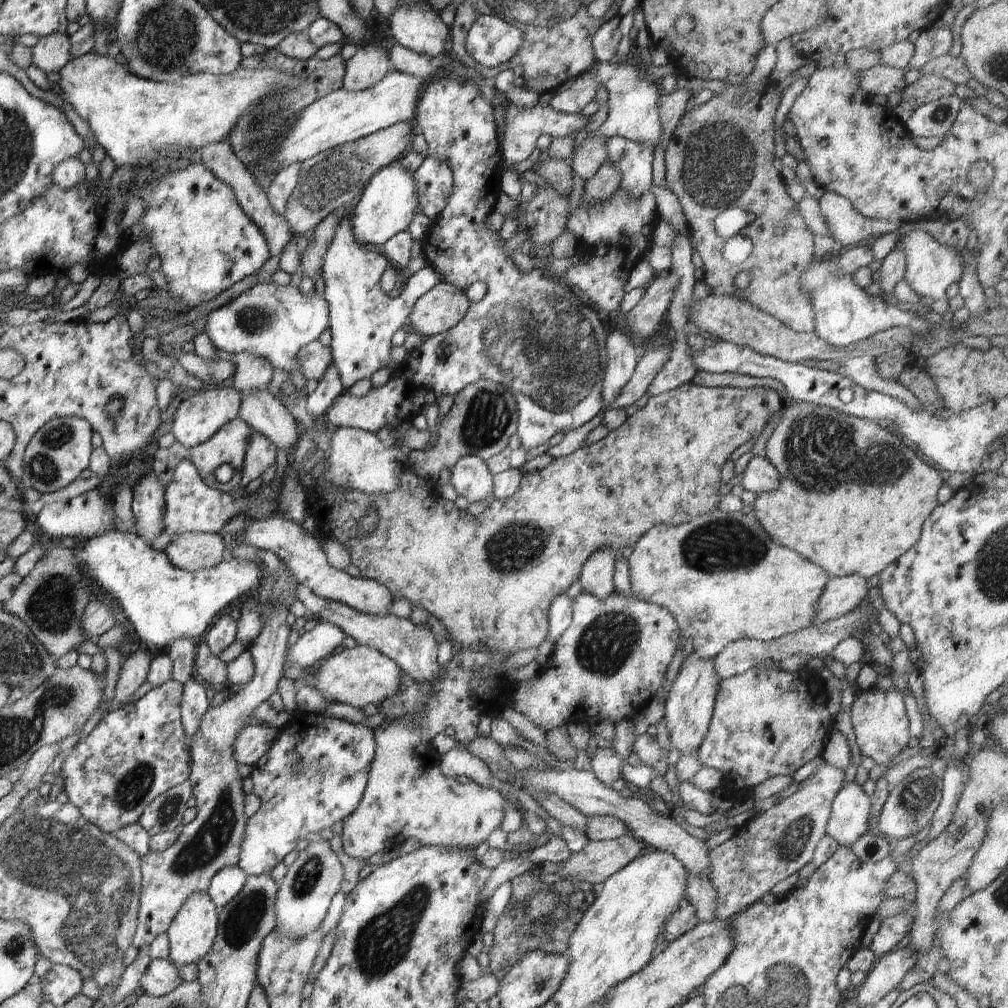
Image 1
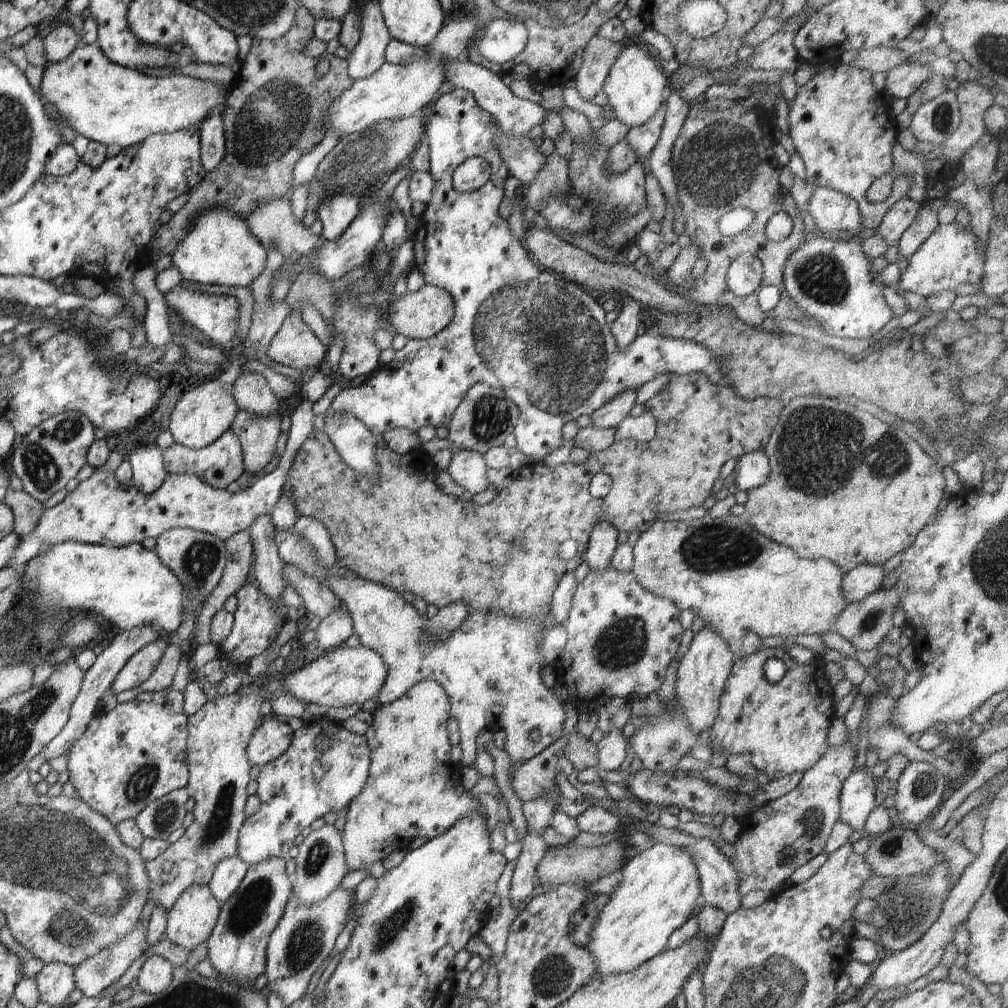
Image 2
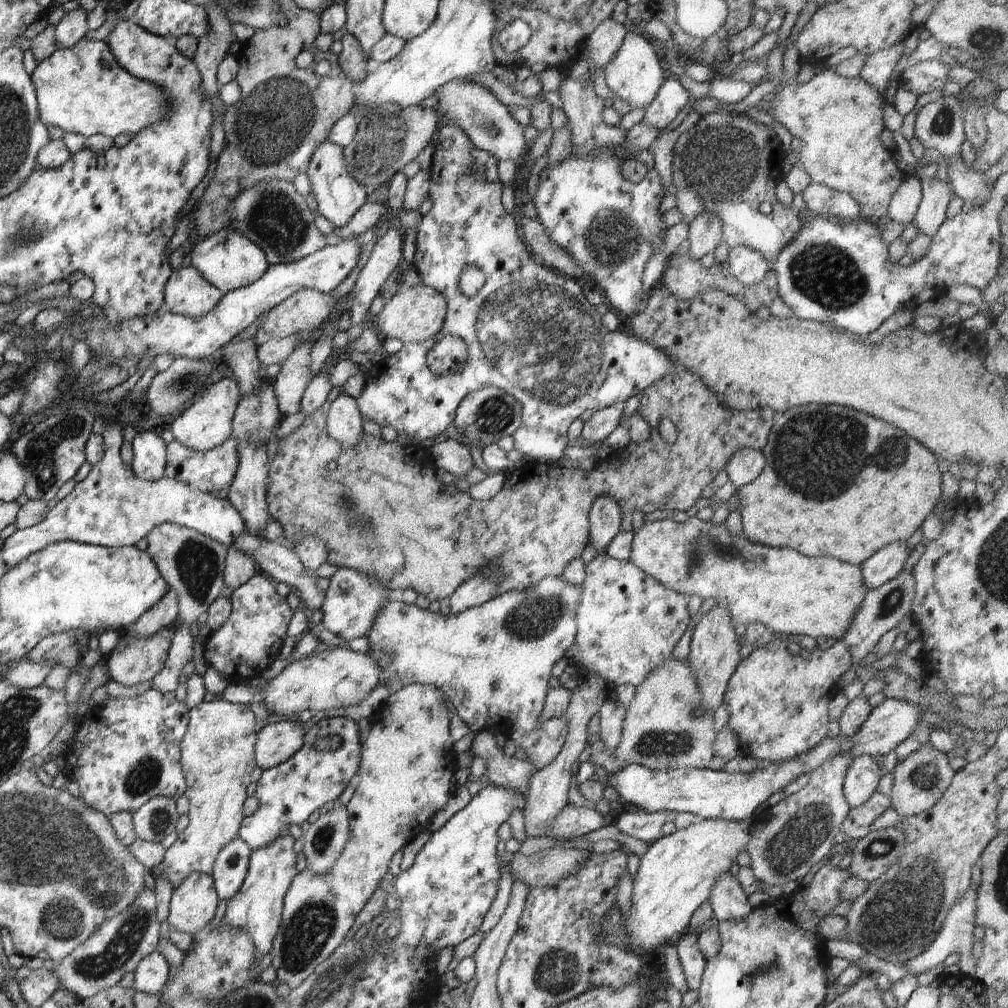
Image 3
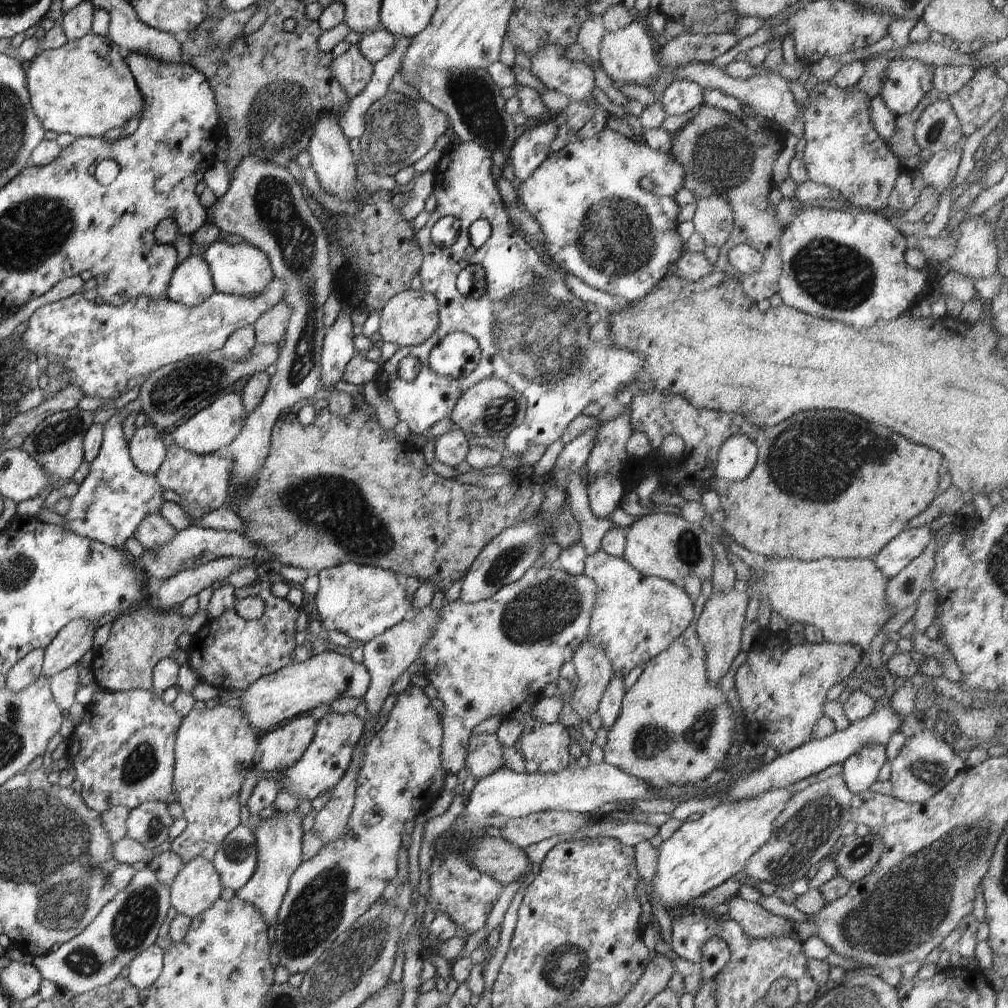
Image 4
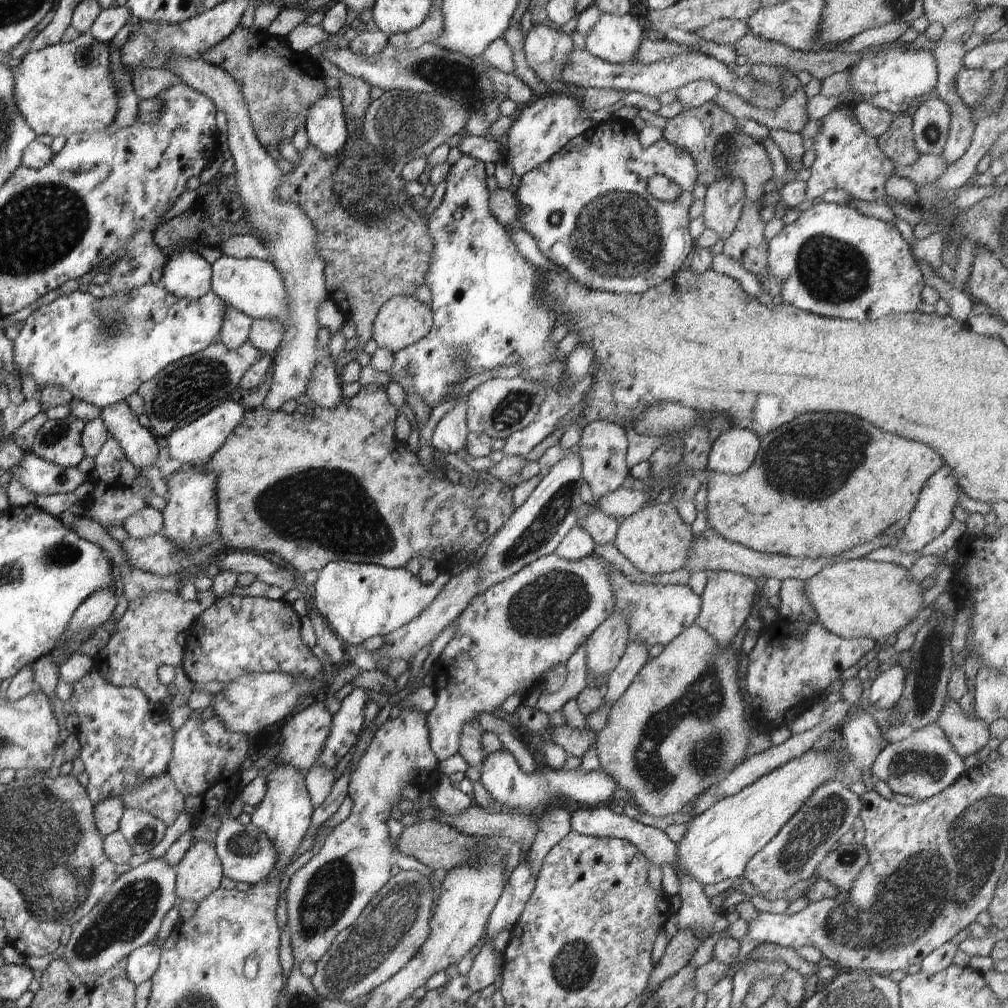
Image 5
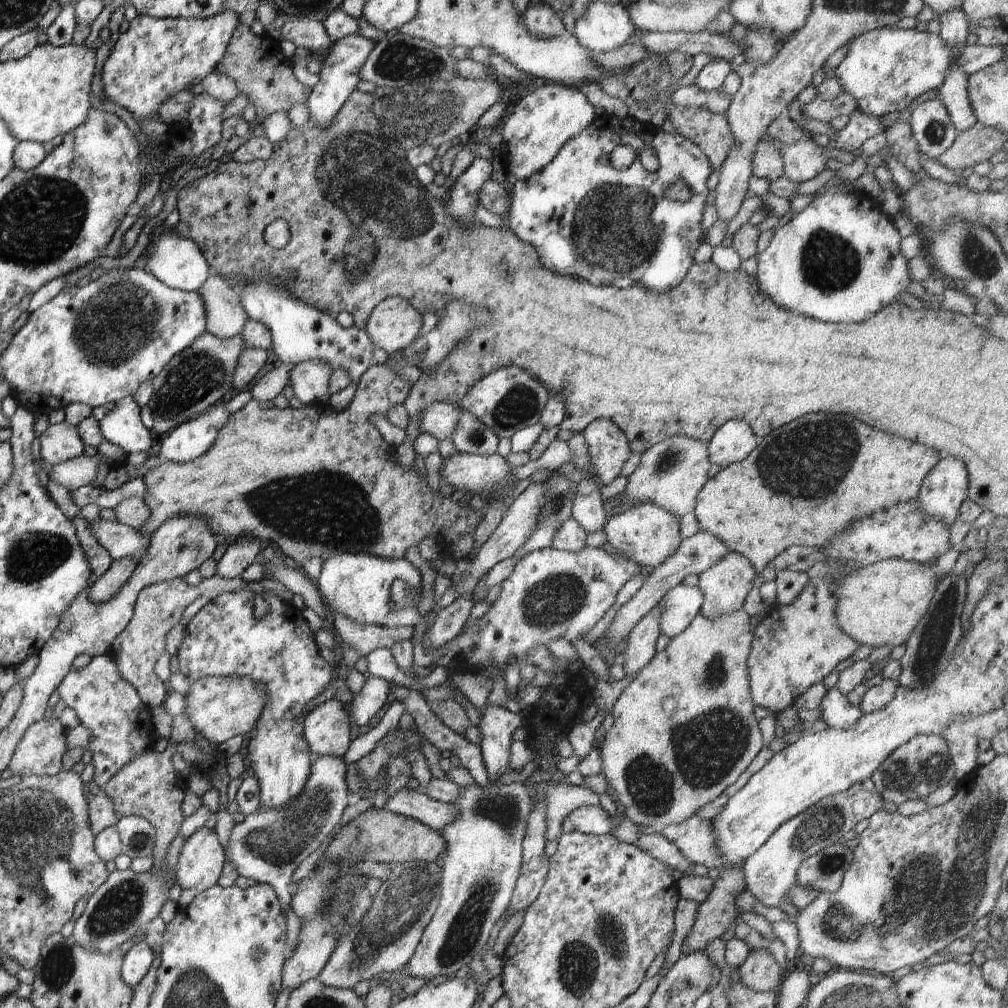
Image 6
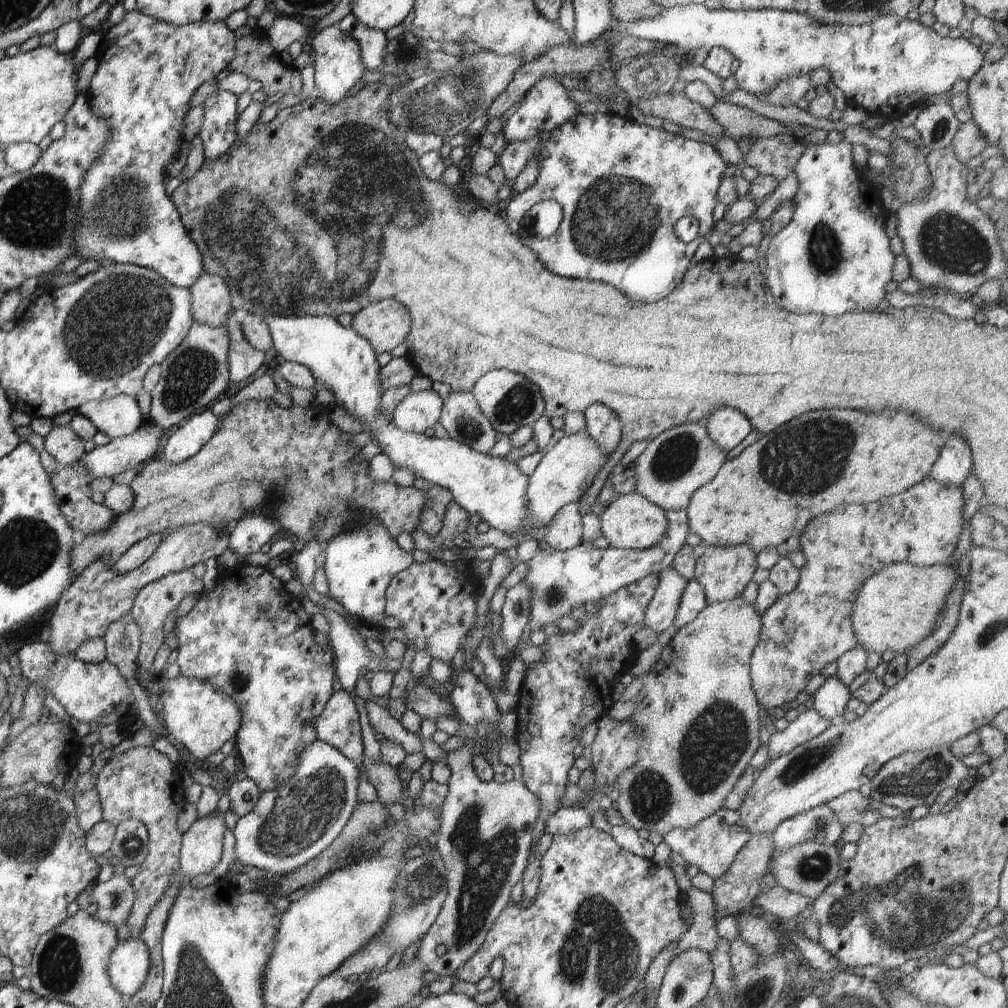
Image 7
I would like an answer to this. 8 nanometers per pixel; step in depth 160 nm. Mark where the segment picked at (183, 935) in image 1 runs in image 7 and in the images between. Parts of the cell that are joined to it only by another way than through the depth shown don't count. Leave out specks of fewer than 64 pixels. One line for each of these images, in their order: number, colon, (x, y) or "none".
2: (190, 921)
3: (193, 904)
4: (197, 886)
5: (199, 872)
6: (201, 859)
7: (201, 845)

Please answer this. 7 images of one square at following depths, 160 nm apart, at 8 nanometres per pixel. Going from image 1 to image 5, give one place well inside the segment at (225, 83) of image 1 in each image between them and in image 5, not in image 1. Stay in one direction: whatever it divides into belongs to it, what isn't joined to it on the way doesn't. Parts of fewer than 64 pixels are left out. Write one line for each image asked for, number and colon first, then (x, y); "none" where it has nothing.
2: (114, 105)
3: (83, 89)
4: (84, 88)
5: (63, 89)

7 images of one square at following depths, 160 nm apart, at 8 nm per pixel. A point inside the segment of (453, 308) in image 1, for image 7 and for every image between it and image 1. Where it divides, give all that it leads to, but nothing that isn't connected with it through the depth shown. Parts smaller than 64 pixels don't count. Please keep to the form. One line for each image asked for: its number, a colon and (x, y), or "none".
2: (422, 314)
3: (413, 315)
4: (410, 318)
5: (401, 321)
6: (394, 324)
7: (384, 324)

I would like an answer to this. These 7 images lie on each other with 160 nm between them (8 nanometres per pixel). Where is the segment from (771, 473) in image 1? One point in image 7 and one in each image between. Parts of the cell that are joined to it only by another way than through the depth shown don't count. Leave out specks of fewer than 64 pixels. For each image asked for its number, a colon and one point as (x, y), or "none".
2: (752, 469)
3: (744, 466)
4: (737, 458)
5: (733, 451)
6: (734, 440)
7: (727, 428)

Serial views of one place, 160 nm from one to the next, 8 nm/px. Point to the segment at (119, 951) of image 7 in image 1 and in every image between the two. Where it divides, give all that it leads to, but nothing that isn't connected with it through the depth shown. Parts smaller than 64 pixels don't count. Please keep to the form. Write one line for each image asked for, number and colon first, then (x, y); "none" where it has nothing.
1: (161, 977)
2: (156, 973)
3: (151, 973)
4: (144, 970)
5: (142, 963)
6: (136, 962)

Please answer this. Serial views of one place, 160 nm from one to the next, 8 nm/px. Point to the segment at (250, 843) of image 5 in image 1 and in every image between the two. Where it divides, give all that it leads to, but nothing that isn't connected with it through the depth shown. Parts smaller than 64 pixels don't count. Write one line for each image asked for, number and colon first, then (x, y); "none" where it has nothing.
1: (225, 884)
2: (230, 871)
3: (231, 865)
4: (235, 861)

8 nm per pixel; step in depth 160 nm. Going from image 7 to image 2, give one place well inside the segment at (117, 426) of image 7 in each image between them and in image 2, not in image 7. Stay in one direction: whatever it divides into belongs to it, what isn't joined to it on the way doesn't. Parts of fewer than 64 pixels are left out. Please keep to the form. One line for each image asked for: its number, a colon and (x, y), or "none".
2: (146, 459)
3: (149, 460)
4: (147, 450)
5: (139, 444)
6: (119, 422)

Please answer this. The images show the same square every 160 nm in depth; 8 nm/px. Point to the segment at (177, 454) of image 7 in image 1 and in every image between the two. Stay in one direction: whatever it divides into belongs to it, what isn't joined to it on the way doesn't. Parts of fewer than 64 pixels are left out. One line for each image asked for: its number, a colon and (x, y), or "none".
1: (198, 418)
2: (203, 415)
3: (205, 424)
4: (217, 425)
5: (195, 443)
6: (189, 440)

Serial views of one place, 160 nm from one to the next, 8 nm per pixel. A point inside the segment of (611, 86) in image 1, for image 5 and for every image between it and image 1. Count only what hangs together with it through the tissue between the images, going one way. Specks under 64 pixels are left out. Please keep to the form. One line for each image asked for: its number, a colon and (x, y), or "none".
2: (635, 87)
3: (635, 74)
4: (627, 57)
5: (614, 38)

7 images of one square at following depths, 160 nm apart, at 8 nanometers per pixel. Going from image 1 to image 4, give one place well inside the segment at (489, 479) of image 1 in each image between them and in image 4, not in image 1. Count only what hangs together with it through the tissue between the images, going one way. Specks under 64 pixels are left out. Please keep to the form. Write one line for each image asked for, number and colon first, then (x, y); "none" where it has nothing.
2: (468, 468)
3: (450, 454)
4: (452, 448)

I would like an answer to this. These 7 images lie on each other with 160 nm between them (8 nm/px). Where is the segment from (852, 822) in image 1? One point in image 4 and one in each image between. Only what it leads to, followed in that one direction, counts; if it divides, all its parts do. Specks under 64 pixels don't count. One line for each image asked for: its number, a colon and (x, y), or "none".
2: (858, 799)
3: (861, 779)
4: (861, 770)

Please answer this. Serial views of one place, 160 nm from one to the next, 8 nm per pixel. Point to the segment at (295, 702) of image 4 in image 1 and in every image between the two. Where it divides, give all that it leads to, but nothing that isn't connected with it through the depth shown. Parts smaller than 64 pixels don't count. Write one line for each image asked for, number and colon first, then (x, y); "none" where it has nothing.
1: (362, 676)
2: (340, 677)
3: (335, 676)

